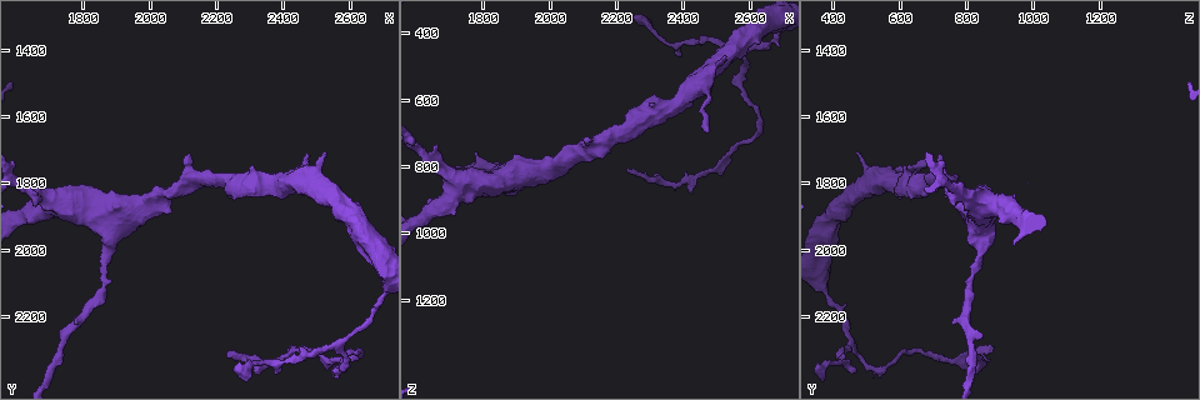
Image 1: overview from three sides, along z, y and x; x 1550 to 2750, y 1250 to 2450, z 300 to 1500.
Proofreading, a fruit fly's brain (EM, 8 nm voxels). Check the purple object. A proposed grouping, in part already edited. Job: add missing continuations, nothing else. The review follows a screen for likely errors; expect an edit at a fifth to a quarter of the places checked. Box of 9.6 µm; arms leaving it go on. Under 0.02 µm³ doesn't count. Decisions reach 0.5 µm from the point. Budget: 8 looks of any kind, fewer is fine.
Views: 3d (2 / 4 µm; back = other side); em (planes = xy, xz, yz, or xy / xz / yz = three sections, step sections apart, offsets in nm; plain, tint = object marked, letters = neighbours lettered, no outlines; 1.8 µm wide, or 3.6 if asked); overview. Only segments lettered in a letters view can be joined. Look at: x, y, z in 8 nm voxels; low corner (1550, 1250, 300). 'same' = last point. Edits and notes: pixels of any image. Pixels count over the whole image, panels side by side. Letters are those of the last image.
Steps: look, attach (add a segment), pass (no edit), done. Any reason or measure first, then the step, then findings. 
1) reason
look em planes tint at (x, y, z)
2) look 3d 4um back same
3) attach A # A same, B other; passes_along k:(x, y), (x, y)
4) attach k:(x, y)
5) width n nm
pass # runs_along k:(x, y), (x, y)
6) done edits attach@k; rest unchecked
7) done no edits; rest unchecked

sharp bend
look em planes tint at (2570, 2360, 540)

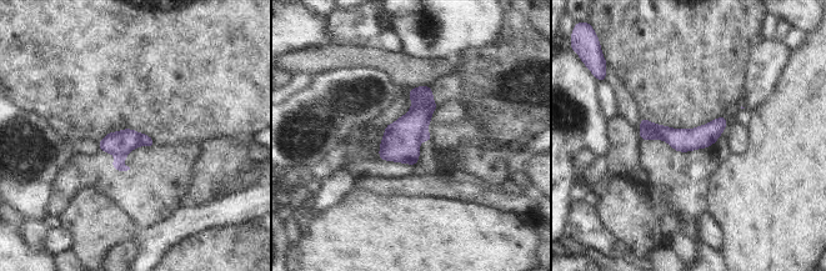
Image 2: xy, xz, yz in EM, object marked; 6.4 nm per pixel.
see the neighbours
look em planes letters same

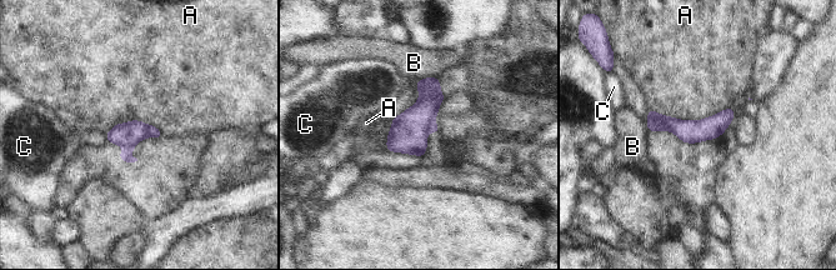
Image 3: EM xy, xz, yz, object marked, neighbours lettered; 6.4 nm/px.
width 160 nm
pass # A other, B other, C other; border 3:(730, 105), (701, 119), (650, 109); none of them fits

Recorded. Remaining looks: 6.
free end
look 3d 2um at (2120, 1720, 720)

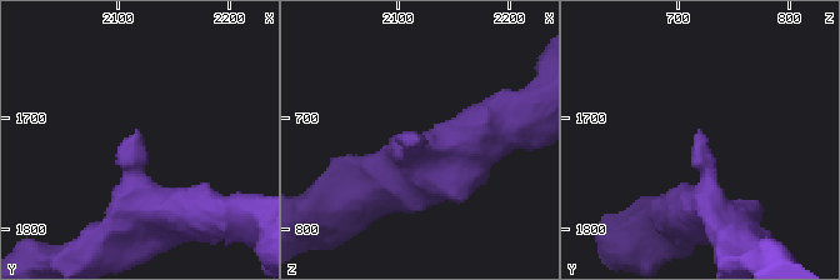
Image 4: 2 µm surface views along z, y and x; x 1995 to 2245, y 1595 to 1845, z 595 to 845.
now the EM
look em 3.6um planes letters at (2120, 1716, 718)

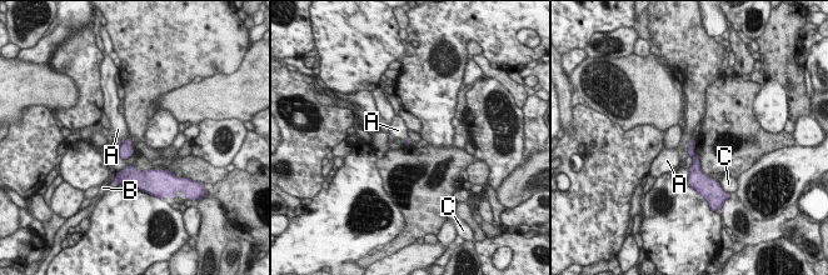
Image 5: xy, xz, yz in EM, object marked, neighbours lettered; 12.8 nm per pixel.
pass # A other, B other, C other; border 5:(128, 136), (119, 144); no lettered segment goes on from it

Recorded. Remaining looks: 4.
thin end
look em planes letters at (2460, 1710, 700)

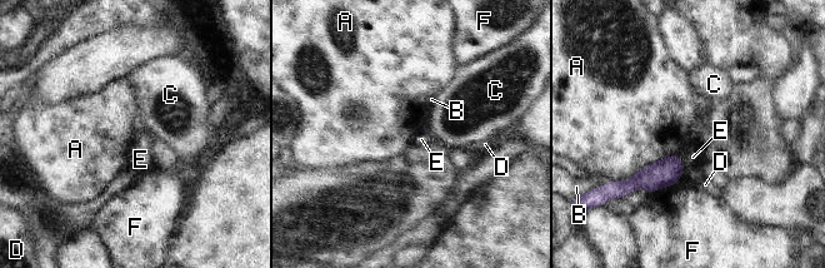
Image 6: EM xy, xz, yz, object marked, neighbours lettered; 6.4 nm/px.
pass # A other, B other, C other, D other, E other, F other; none of them fits

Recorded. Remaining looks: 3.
done no edits; rest unchecked

